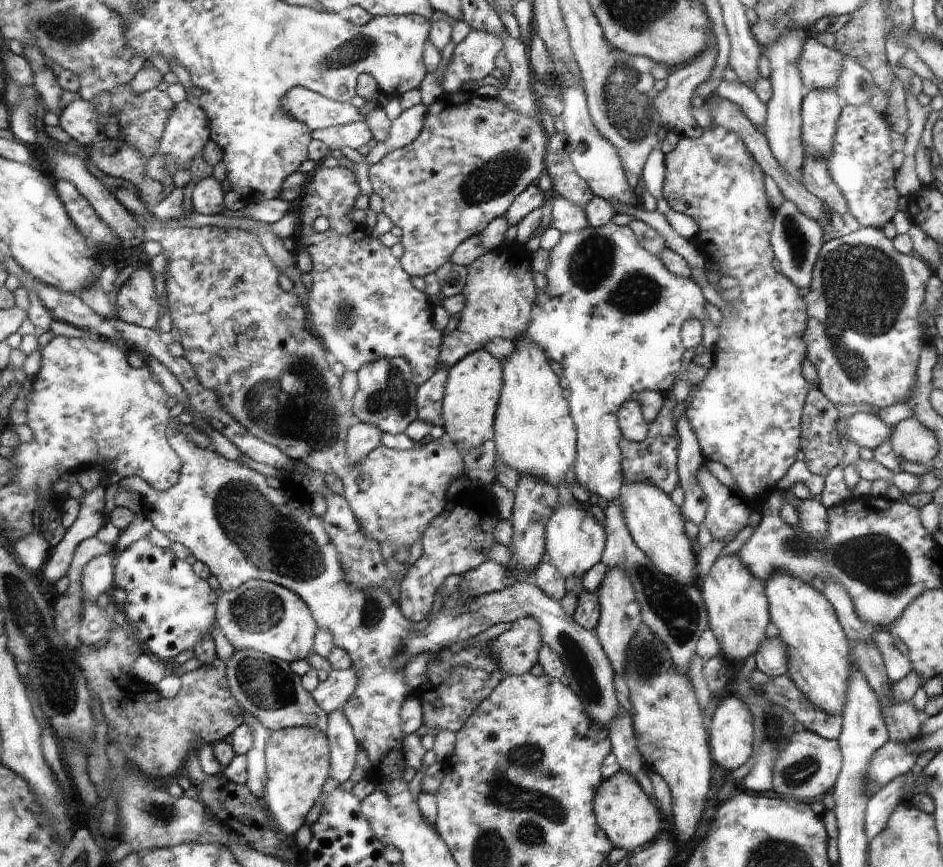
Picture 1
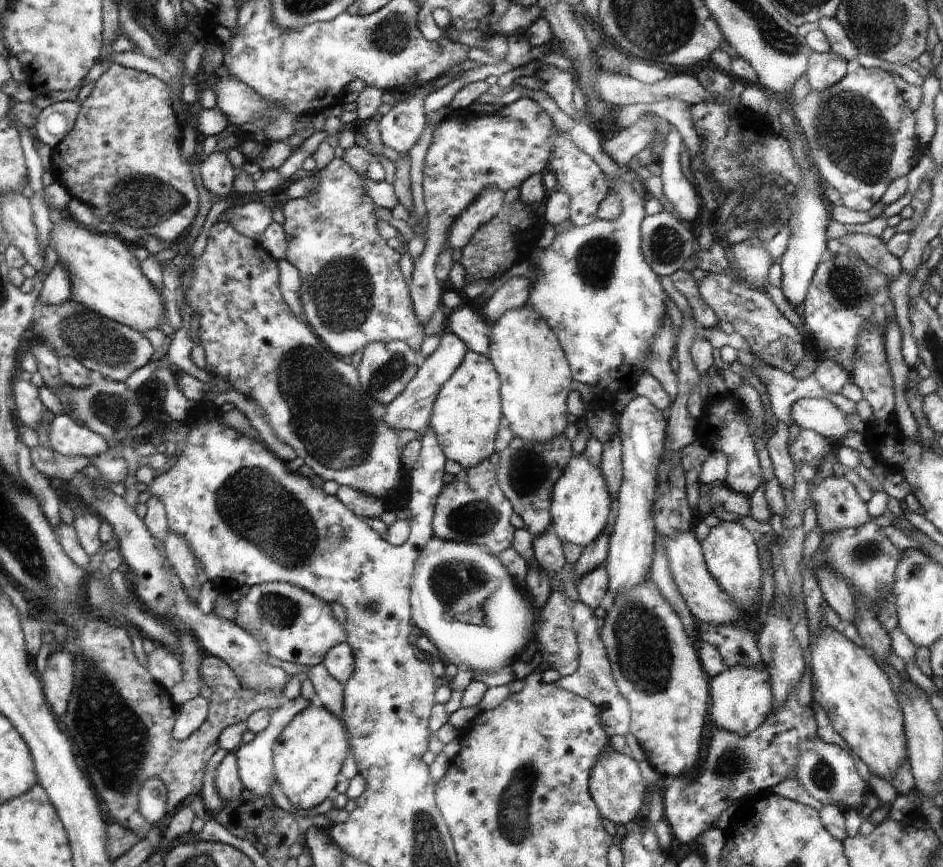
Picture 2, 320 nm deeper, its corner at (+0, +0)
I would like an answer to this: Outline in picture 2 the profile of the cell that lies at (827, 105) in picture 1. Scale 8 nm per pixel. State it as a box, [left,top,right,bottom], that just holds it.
[807,50,847,92]

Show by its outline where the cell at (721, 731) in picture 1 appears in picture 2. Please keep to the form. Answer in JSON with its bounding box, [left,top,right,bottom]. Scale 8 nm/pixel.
[709,666,773,737]

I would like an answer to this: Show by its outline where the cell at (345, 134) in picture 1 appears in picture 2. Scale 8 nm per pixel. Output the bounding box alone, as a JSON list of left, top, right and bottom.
[378,96,427,154]

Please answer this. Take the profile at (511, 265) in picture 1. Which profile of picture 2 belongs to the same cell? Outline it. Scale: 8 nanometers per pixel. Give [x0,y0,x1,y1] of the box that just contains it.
[382,333,467,434]

